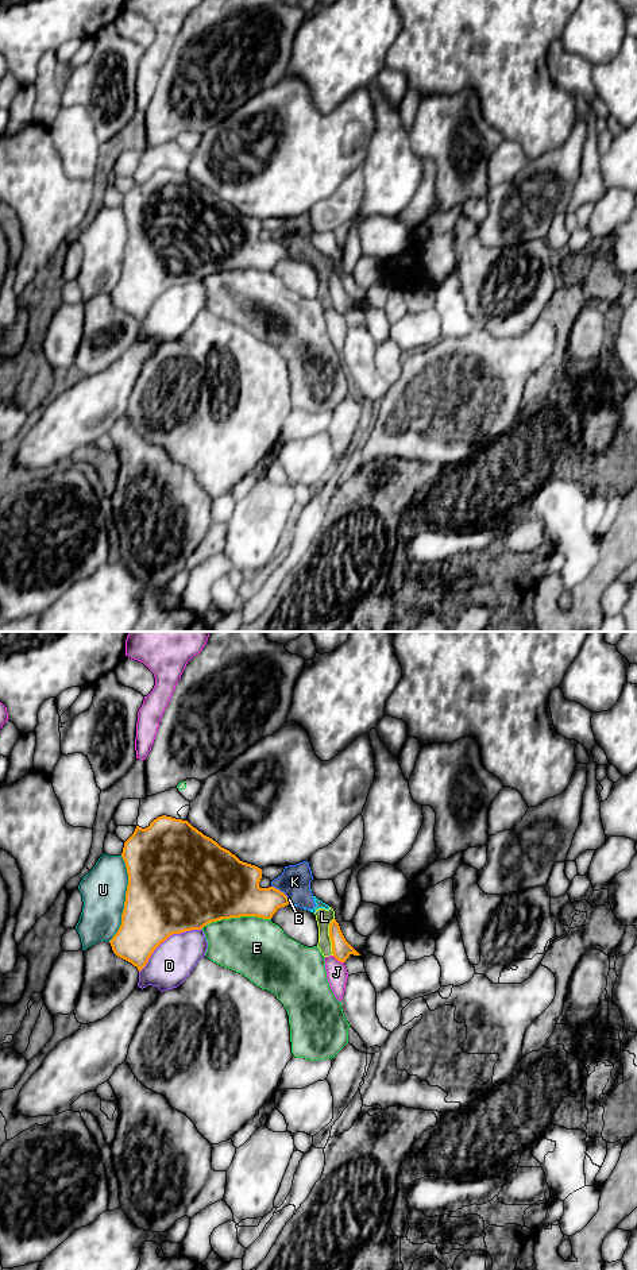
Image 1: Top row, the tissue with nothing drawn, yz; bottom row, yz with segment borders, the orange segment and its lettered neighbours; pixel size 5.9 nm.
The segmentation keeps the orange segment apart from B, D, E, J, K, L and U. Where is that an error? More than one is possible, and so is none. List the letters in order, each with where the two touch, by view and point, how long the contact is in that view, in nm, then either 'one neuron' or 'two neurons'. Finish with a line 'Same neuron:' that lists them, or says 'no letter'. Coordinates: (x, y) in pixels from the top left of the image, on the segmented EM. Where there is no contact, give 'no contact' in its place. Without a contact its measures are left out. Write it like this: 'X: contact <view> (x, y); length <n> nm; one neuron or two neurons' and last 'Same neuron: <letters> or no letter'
B: contact yz (289, 900); length 30 nm; two neurons
D: contact yz (166, 938); length 460 nm; two neurons
E: contact yz (235, 917); length 420 nm; two neurons
J: contact yz (338, 960); length 80 nm; two neurons
K: contact yz (280, 891); length 130 nm; two neurons
L: contact yz (329, 935); length 220 nm; two neurons
U: contact yz (126, 898); length 550 nm; two neurons
Same neuron: no letter

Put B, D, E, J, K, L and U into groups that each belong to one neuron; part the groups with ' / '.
B K L / D / E / J / U

